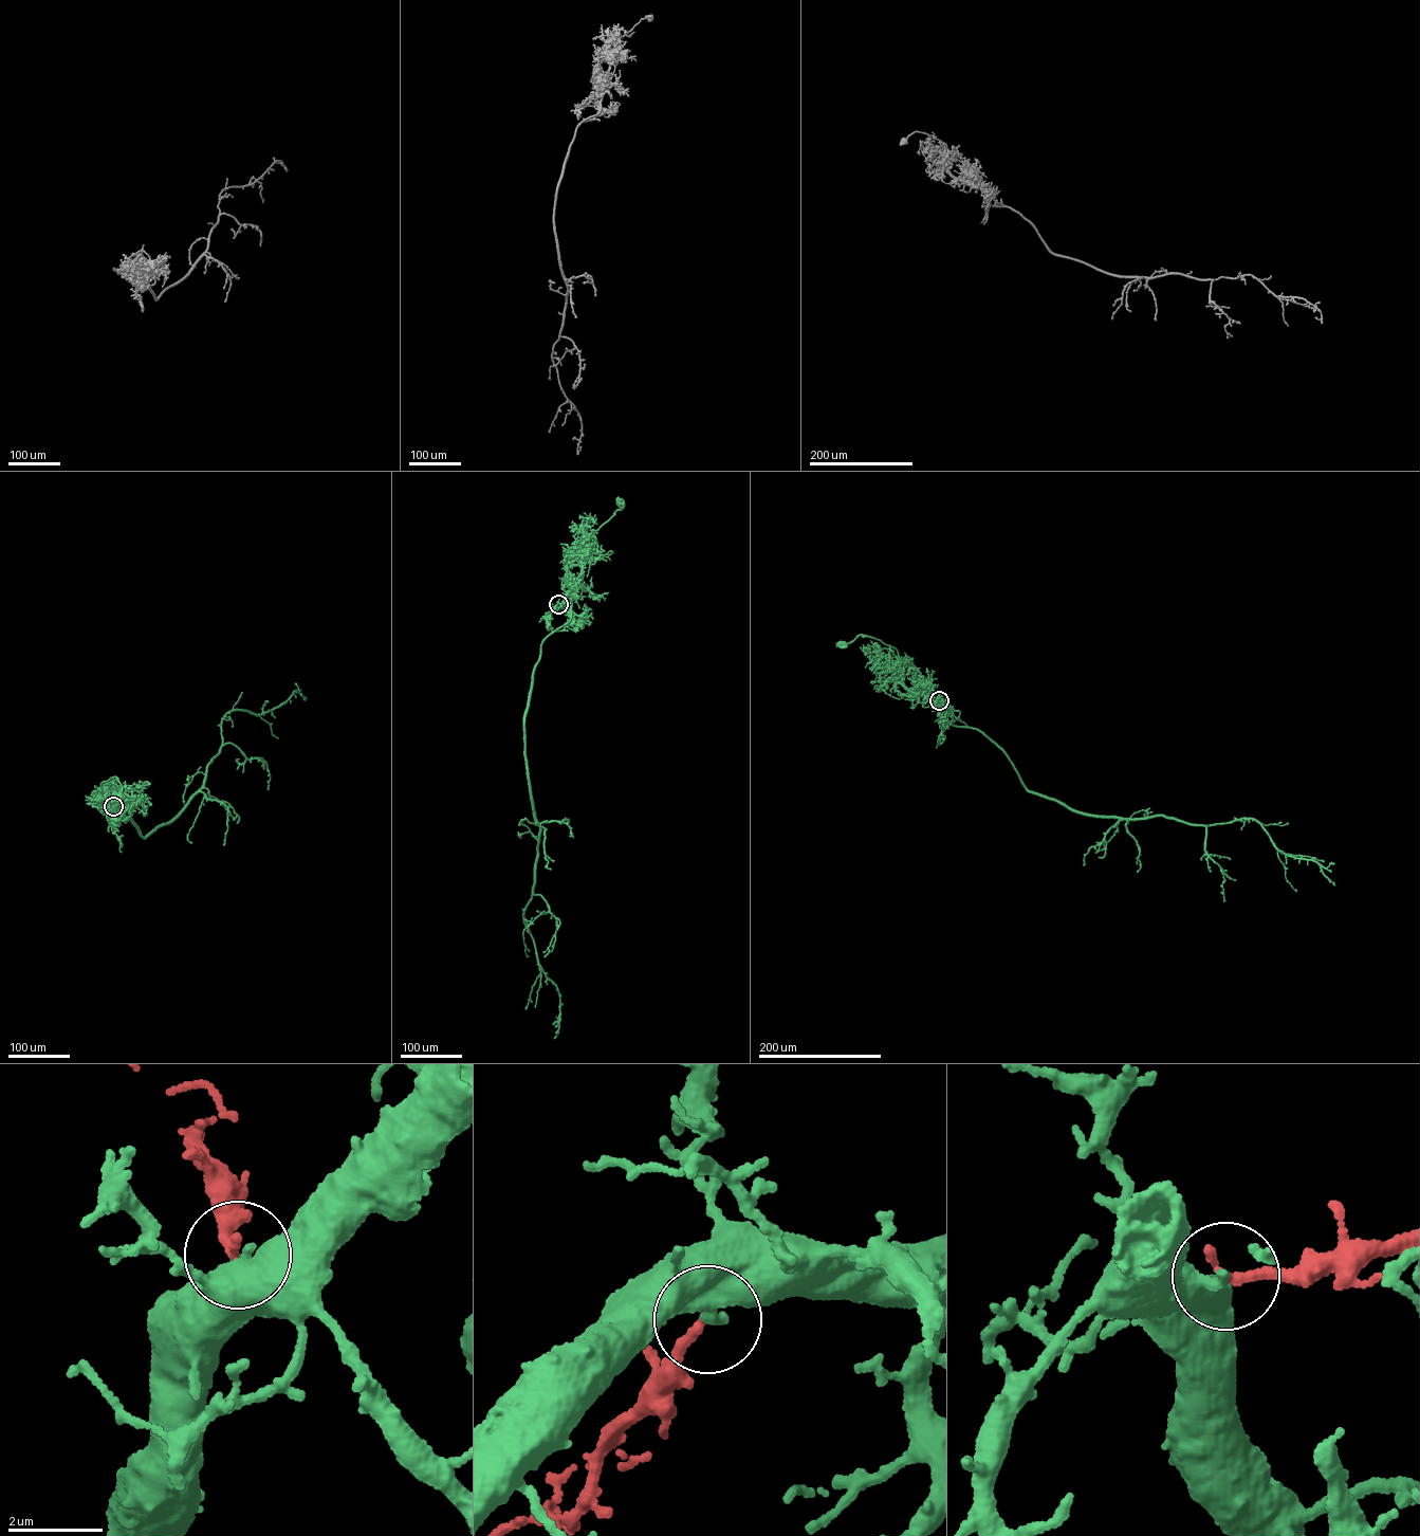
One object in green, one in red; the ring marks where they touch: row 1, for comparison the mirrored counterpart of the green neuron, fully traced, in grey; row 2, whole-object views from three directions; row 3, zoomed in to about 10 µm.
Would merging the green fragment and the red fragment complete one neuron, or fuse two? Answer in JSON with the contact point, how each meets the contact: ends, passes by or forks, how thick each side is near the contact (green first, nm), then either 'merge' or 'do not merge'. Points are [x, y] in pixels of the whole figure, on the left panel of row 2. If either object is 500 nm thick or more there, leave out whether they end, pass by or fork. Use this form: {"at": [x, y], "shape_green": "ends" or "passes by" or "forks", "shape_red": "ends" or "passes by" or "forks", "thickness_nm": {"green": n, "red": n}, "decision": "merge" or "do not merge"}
{"at": [113, 806], "shape_green": "ends", "shape_red": "ends", "thickness_nm": {"green": 320, "red": 240}, "decision": "merge"}

